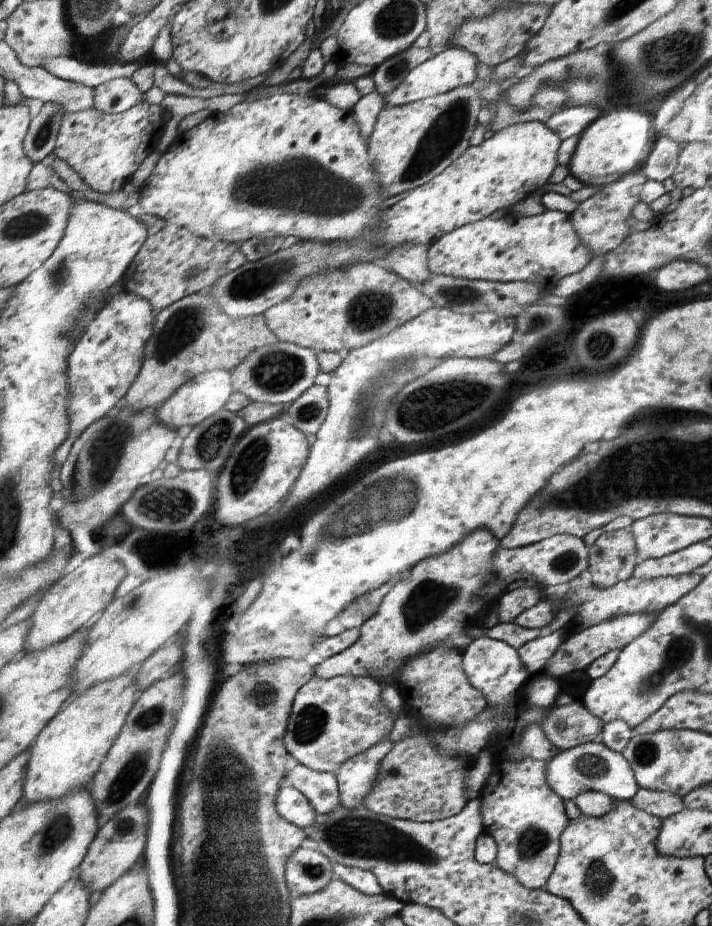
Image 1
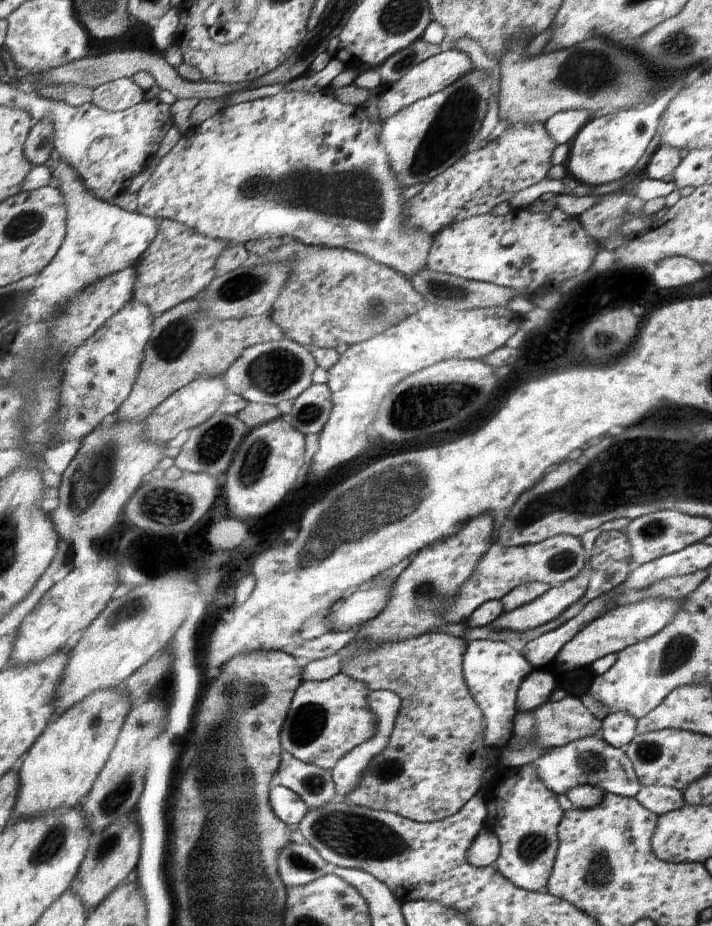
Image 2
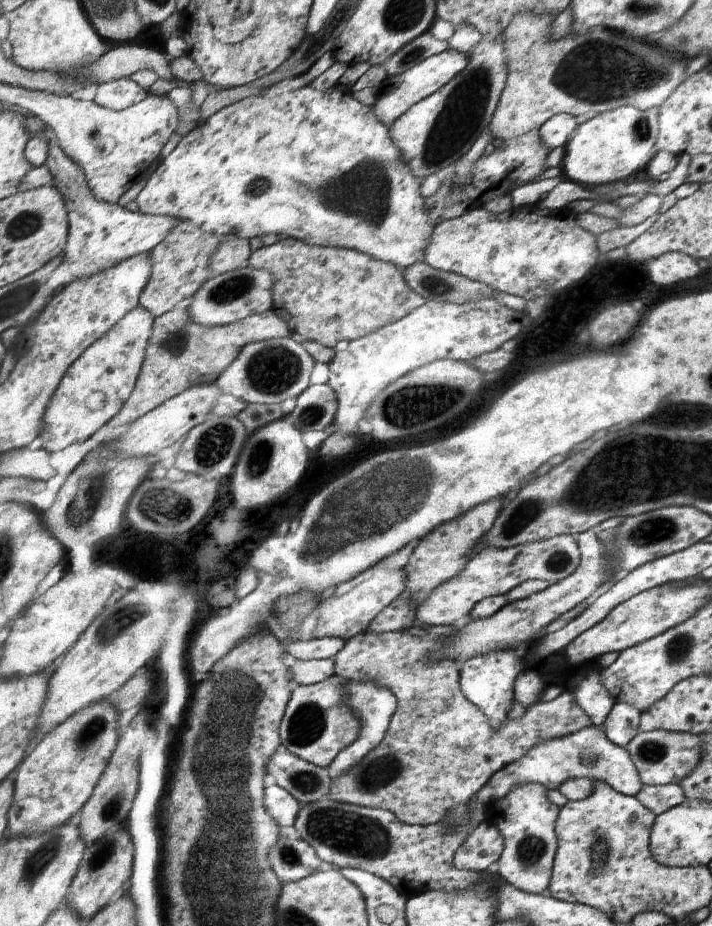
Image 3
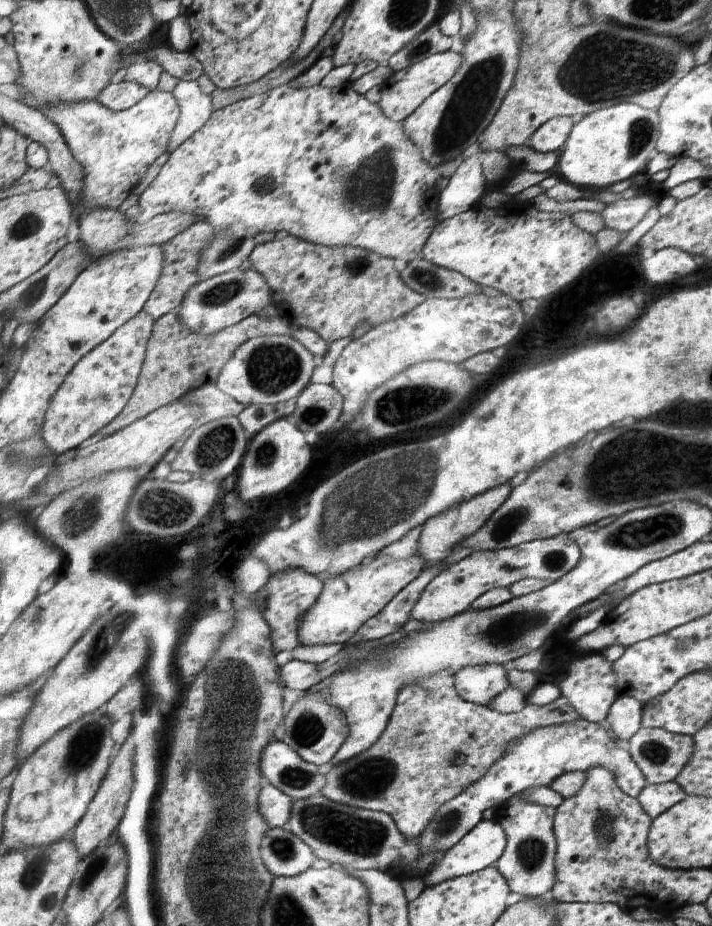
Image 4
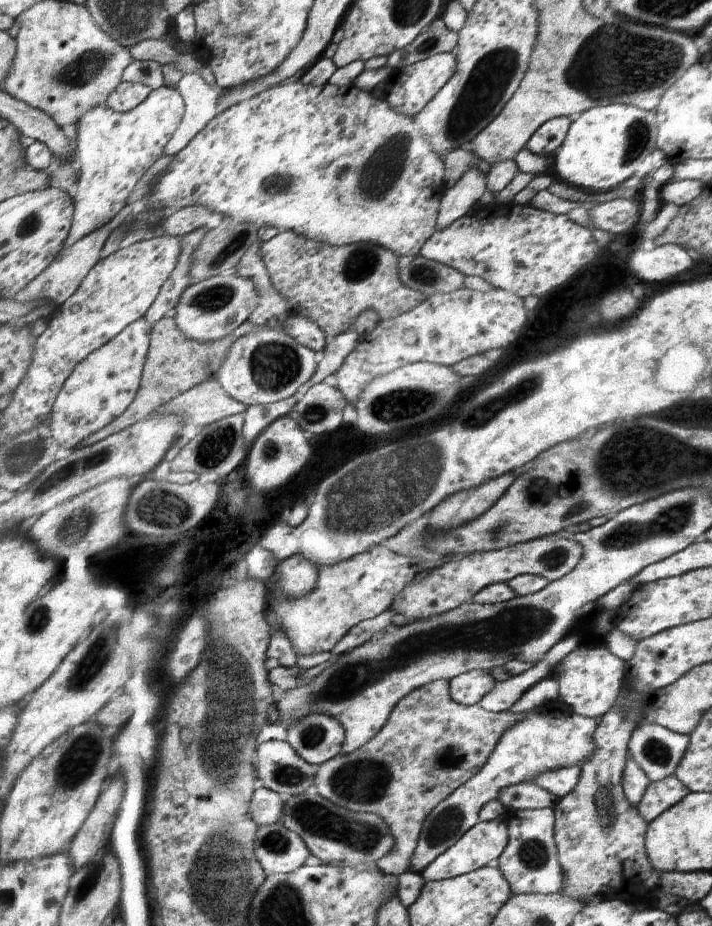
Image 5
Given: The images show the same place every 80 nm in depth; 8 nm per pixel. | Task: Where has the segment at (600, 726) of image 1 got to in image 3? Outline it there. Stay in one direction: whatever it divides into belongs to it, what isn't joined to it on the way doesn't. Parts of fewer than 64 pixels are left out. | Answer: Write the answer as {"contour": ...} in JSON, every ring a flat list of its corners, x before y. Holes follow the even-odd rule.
{"contour":[[366,631,364,634,360,633,348,639,345,642,344,648,335,654,336,675,348,681,378,683,381,684,382,687,388,687,397,698,397,712,393,714,392,724,390,724,389,730,381,744,372,752,368,753,364,760,331,782,328,798,351,805,393,812,403,823,420,826,431,825,432,823,438,823,444,817,448,817,451,811,455,811,459,806,470,802,472,798,476,797,476,794,478,794,479,790,490,780,494,773,504,768,505,765,509,765,511,762,516,762,519,758,522,758,531,748,542,745,549,740,562,738,572,733,577,733,579,730,594,726,592,719,585,713,585,710,582,710,582,707,577,703,577,699,572,692,564,691,552,701,545,702,540,700,532,706,529,706,521,719,510,720,510,718,508,718,504,725,494,727,492,719,490,719,480,707,470,702,461,690,460,662,448,657,440,657,438,660,429,657,431,651,438,653,445,646,445,642,446,638,439,638,430,634,427,634,426,637,419,637,404,634,400,631,389,631,385,633]]}

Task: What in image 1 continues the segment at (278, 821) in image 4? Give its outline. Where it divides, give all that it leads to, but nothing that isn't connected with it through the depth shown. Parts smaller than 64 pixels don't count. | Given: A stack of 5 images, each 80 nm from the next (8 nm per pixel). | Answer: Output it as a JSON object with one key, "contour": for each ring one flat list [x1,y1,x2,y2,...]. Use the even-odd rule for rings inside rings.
{"contour":[[281,787,276,809,283,819,303,829,311,827,317,815,308,799,294,787]]}

